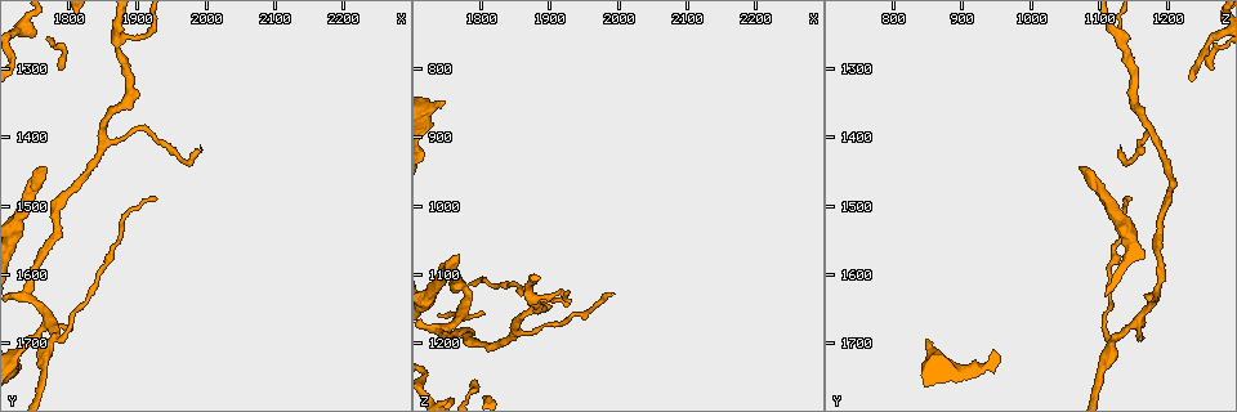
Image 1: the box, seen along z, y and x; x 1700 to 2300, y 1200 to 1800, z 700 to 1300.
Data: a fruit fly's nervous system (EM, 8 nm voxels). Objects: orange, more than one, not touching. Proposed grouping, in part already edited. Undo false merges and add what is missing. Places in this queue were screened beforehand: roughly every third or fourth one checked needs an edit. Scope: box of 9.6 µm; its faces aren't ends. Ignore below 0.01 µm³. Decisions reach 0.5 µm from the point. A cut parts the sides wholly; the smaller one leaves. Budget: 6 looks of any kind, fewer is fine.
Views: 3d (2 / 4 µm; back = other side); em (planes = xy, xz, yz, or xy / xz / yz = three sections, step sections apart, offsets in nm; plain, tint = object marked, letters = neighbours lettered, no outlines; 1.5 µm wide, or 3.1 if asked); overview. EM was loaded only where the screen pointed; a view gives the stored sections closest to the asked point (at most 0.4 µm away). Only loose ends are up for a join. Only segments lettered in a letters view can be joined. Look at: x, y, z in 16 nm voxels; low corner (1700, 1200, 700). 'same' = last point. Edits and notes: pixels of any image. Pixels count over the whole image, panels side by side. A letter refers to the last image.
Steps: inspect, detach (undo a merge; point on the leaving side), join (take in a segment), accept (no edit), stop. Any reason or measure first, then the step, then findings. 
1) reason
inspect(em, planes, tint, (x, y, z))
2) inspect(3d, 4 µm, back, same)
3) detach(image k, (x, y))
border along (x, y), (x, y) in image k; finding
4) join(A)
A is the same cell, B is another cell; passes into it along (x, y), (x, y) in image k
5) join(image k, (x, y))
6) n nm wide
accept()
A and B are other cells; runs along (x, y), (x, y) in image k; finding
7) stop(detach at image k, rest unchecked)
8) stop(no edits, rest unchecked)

branch point
inspect(em, xz, step 8, letters, (1780, 1685, 1130))

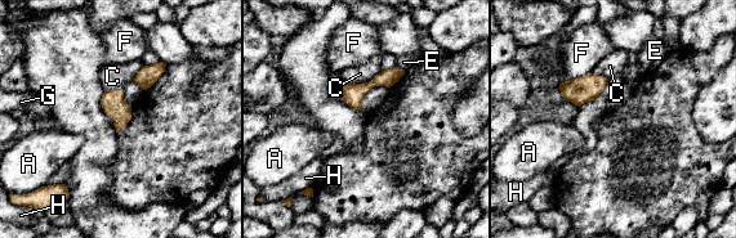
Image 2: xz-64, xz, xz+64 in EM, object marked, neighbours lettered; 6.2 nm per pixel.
cut it another way
inspect(em, planes, letters, same)

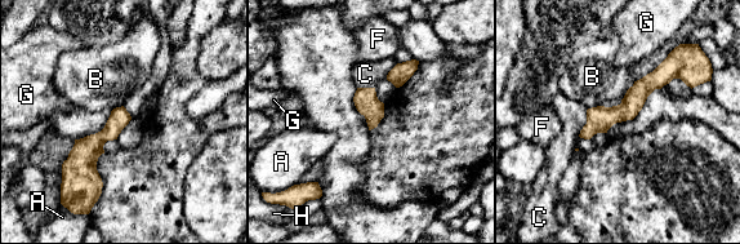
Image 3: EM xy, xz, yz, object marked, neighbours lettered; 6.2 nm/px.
C touches over 190 nm
accept()
A, B, C, F, G and H are other cells; one neuron here

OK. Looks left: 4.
branch stops here
inspect(3d, 4 µm, (1765, 1445, 1075))

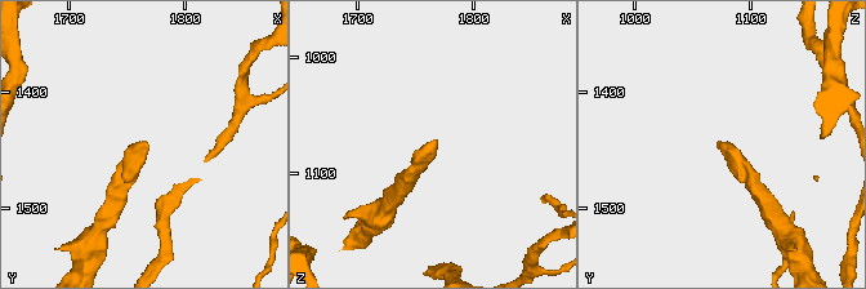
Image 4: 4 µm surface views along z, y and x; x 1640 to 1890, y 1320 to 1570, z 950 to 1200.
inspect(em, planes, letters, (1766, 1446, 1068))

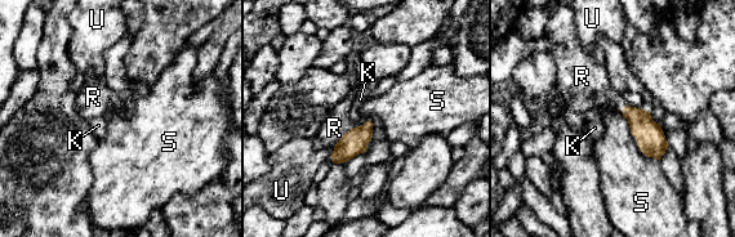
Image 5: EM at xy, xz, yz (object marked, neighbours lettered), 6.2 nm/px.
S touches over 360 nm
join(R)
R is the same cell, K, S and U are other cells; passes into it along (353, 142), (344, 134), (342, 119) in image 5; it goes on there

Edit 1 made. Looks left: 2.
stop(join at image 5, rest unchecked)

